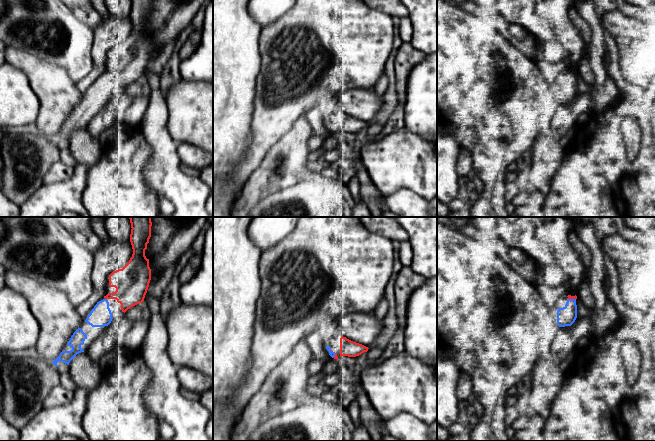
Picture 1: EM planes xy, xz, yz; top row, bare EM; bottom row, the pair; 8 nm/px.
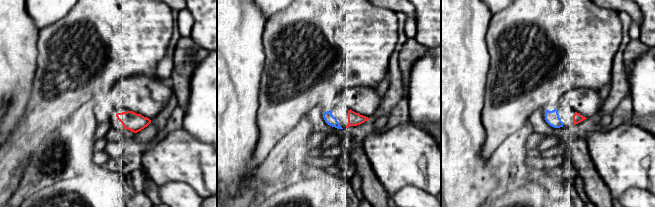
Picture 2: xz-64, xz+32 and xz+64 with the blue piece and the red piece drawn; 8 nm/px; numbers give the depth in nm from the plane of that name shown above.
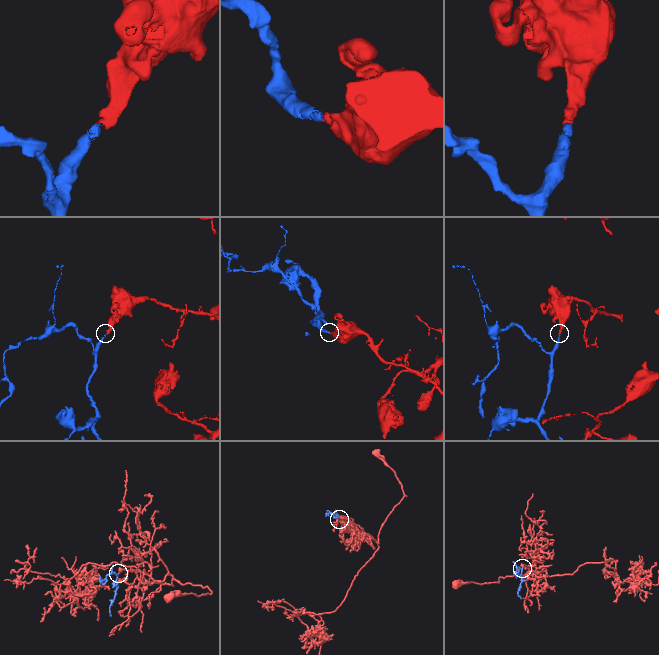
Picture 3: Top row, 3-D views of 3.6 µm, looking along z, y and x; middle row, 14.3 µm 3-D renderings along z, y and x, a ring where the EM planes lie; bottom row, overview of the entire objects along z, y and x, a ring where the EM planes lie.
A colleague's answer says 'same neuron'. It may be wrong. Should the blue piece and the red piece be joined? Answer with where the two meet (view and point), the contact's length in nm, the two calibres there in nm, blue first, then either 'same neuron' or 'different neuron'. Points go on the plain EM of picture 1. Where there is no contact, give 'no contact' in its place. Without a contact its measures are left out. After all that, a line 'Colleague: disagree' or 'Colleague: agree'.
contact xz (334, 129); length 70 nm; calibres 50 and 30 nm; same neuron
Colleague: agree

